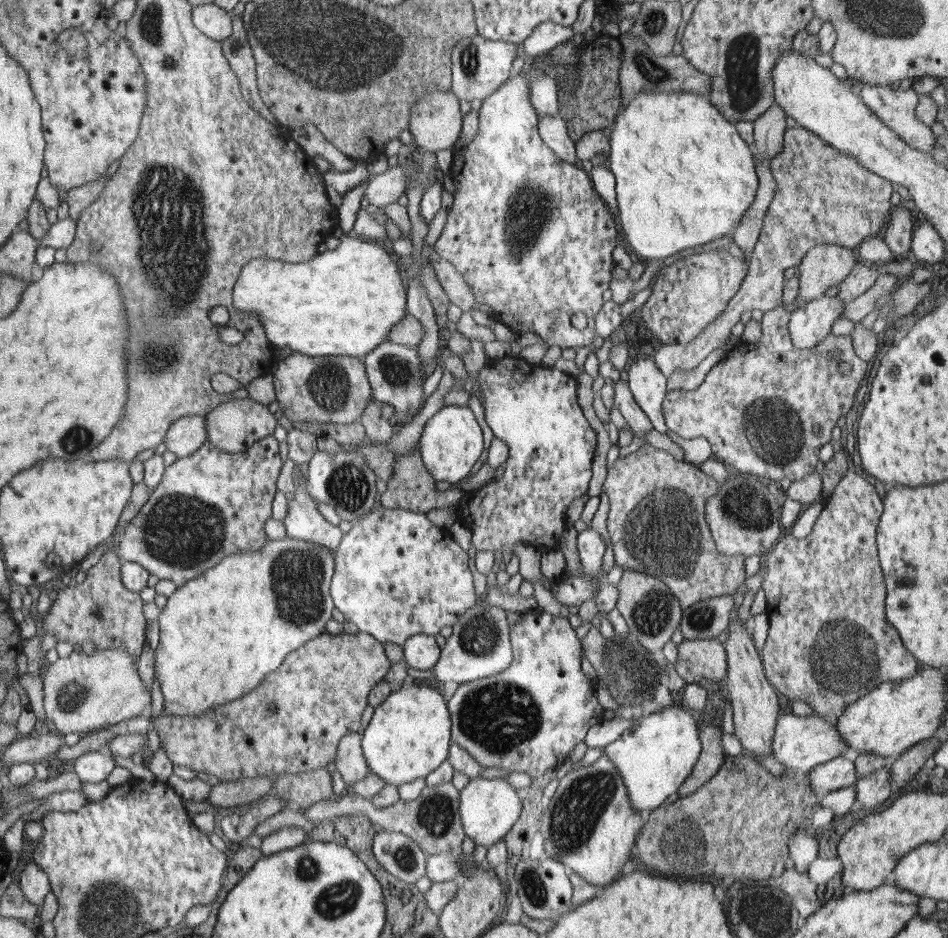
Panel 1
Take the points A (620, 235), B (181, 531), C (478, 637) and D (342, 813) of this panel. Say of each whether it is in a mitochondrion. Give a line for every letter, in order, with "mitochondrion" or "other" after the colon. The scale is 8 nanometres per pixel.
A: other
B: mitochondrion
C: mitochondrion
D: other

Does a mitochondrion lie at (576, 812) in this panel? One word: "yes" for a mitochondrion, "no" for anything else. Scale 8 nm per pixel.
yes

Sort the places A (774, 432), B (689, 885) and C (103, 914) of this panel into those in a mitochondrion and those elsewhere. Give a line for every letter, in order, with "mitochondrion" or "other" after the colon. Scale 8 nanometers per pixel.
A: mitochondrion
B: mitochondrion
C: mitochondrion

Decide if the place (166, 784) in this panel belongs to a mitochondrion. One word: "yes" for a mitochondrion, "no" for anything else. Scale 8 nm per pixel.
no

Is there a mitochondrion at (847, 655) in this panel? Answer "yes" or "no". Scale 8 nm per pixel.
yes

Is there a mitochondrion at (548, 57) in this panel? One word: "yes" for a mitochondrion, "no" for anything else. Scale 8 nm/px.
no

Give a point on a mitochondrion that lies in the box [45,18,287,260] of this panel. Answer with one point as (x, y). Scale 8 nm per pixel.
(239, 45)

